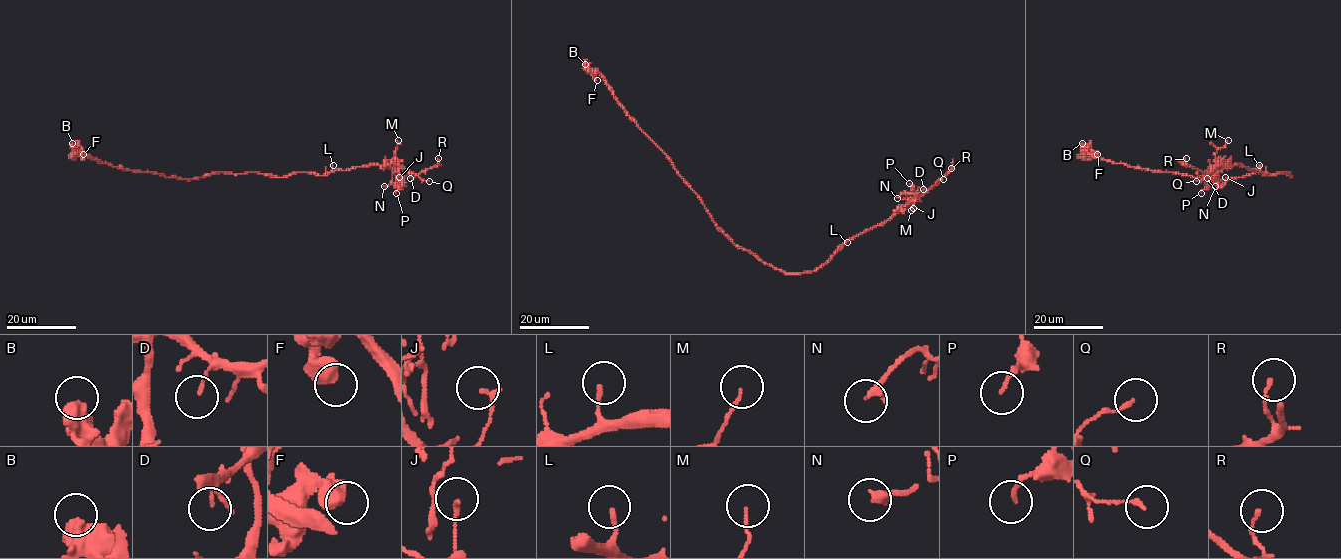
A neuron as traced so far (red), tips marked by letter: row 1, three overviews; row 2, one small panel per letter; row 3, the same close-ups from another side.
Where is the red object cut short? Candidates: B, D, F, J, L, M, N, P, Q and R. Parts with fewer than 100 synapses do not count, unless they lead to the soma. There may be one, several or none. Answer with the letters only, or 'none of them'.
none of them

